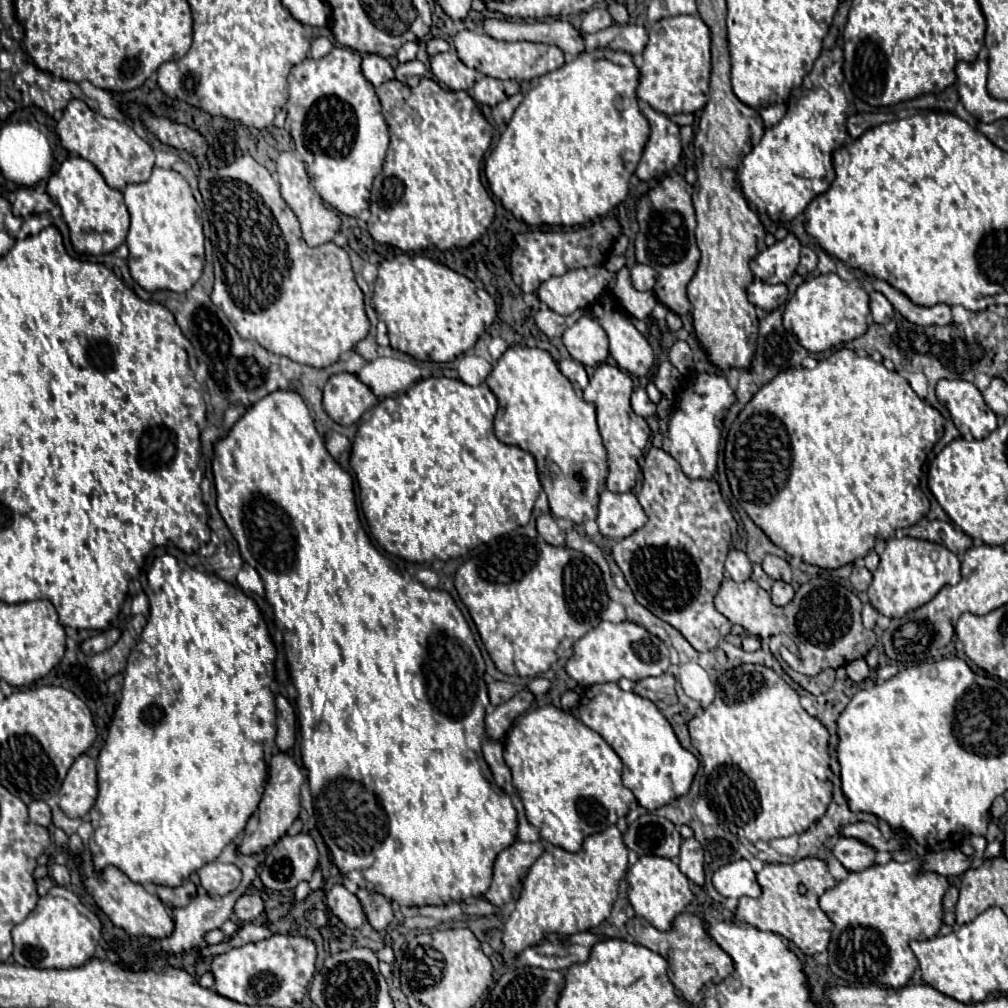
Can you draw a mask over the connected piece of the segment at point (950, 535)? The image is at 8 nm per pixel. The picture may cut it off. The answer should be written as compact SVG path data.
M947 521L917 523L913 527L903 529L903 533L909 535L909 537L915 537L915 539L925 539L925 541L933 541L933 543L945 545L957 557L961 557L971 547L971 539L961 529L957 529L955 525L951 525Z

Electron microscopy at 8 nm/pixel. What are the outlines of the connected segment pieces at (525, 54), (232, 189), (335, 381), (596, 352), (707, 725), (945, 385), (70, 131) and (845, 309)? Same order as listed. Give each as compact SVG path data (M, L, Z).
M469 29L459 31L453 37L453 43L457 47L457 55L467 67L477 69L483 75L495 77L495 79L535 79L541 77L549 71L555 71L565 63L565 55L559 47L555 45L545 45L545 43L531 43L531 41L517 41L517 43L507 43L507 41L497 41L489 35L479 35Z
M131 105L125 111L131 117L141 117L161 143L167 143L175 149L185 149L199 161L201 167L199 191L203 195L209 221L219 237L215 251L219 269L215 269L215 285L211 291L211 301L219 309L223 309L223 313L229 317L229 321L243 339L257 341L267 351L289 357L291 361L303 365L329 367L331 363L339 361L345 353L349 353L361 339L367 337L369 319L363 307L363 291L355 283L349 255L335 243L325 243L319 247L305 245L295 213L283 201L279 185L273 181L273 177L263 165L259 165L251 155L243 155L235 159L231 165L213 171L209 169L205 159L207 141L199 131L163 117L155 117L151 115L151 111L139 105Z
M337 373L323 387L323 409L339 425L357 423L375 403L373 391L351 373Z
M583 315L563 333L563 343L571 357L587 367L603 363L609 355L609 341L603 327L589 315Z
M739 665L731 671L727 671L725 675L719 677L717 681L717 697L715 701L703 711L703 715L699 717L693 717L689 721L689 733L691 733L691 743L693 747L701 753L703 757L703 769L705 769L705 775L707 775L707 801L711 801L711 809L719 813L721 821L725 823L735 823L737 827L743 827L745 835L749 835L751 839L761 839L761 841L773 841L773 839L779 839L779 837L789 837L789 835L795 835L795 833L803 833L811 823L819 821L831 799L833 799L833 783L829 781L829 777L833 775L831 769L829 769L829 731L825 729L825 725L807 715L807 711L799 705L799 695L769 667L765 665Z
M941 379L937 383L937 399L951 413L961 436L971 434L974 439L983 439L999 425L997 415L987 407L981 391L969 381Z
M73 99L65 107L63 117L57 123L57 135L67 151L91 161L113 189L123 191L129 183L145 183L151 177L156 158L151 145L143 141L129 125L91 111L81 99Z
M827 273L811 277L797 287L795 295L785 305L783 325L797 335L807 351L821 353L861 337L867 331L867 317L869 295L865 289L857 281L847 283L837 273Z

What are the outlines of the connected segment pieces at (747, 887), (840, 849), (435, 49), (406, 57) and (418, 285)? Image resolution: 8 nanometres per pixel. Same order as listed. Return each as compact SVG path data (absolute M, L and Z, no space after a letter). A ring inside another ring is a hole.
M745 859L733 861L729 865L723 865L719 871L715 871L713 885L723 897L739 899L743 895L747 895L747 897L761 895L761 887L755 879L755 871L751 869L749 861L745 861Z
M839 837L833 845L833 855L849 871L863 871L875 863L875 849L855 837Z
M433 37L433 39L429 39L427 41L427 53L433 57L433 55L437 55L437 53L443 53L443 51L447 51L449 49L449 43L445 41L445 39L441 39L441 37Z
M405 43L405 45L397 51L397 59L399 59L399 63L413 61L413 59L415 59L415 53L417 53L417 45L415 45L415 43Z
M399 255L379 265L373 303L377 317L387 325L391 347L423 362L453 361L475 345L487 319L495 319L495 301L485 289L477 289L467 277L419 255Z

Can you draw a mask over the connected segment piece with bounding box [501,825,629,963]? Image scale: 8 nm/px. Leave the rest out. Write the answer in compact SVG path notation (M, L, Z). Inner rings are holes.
M615 825L603 833L589 835L583 841L583 849L577 853L569 853L561 847L549 847L529 869L523 893L505 923L501 939L505 963L513 963L521 949L537 945L537 941L545 941L549 933L569 937L573 933L599 927L611 915L619 881L625 875L627 853L629 849Z

